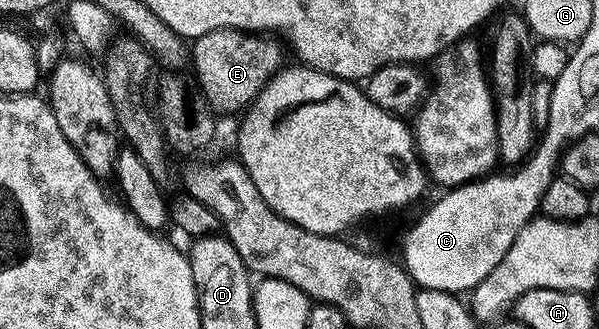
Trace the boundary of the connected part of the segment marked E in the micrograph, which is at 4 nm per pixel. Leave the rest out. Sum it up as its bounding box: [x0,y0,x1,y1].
[190,29,281,115]

